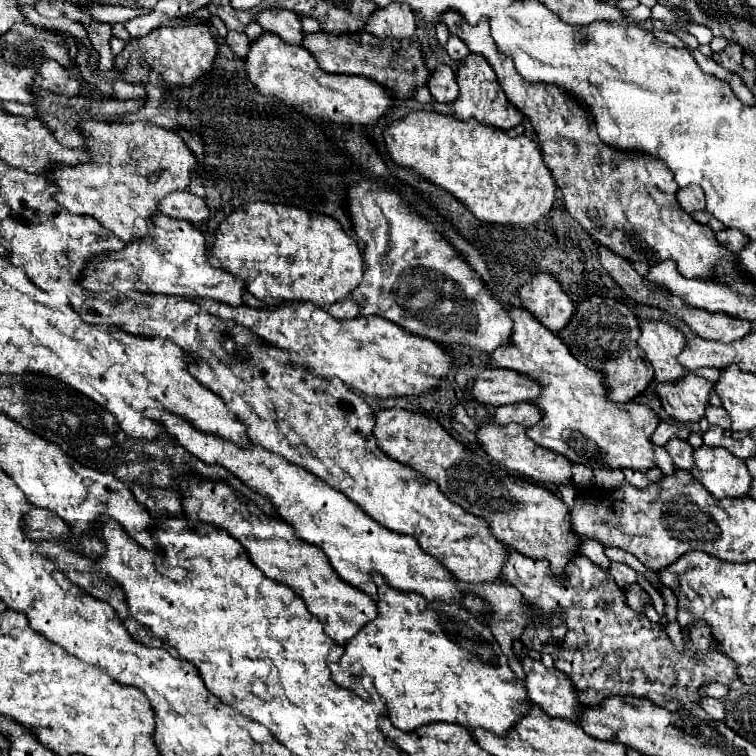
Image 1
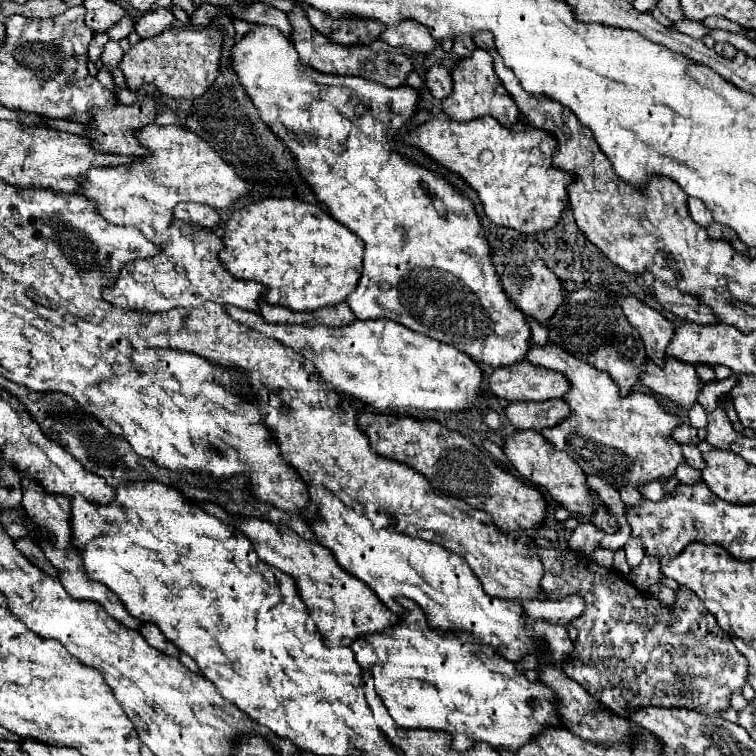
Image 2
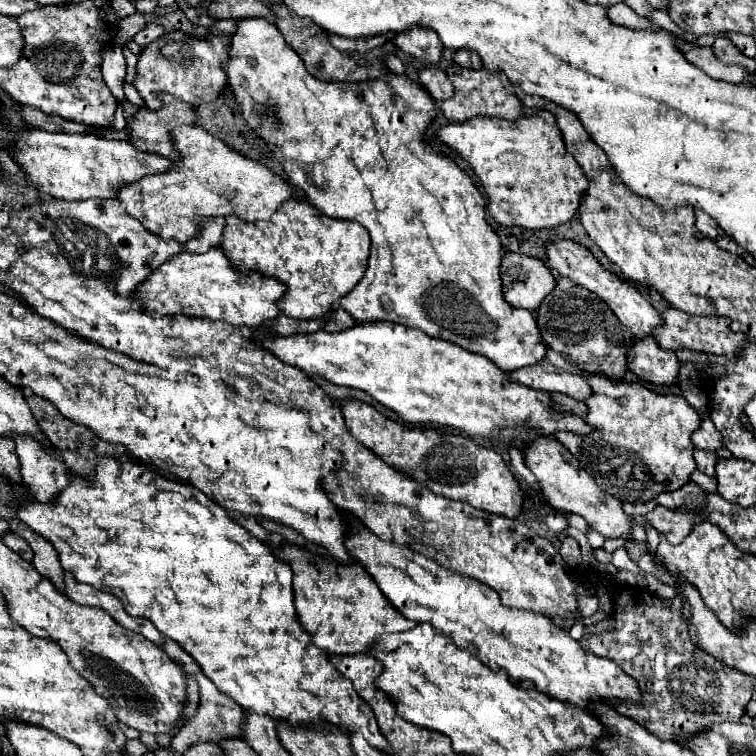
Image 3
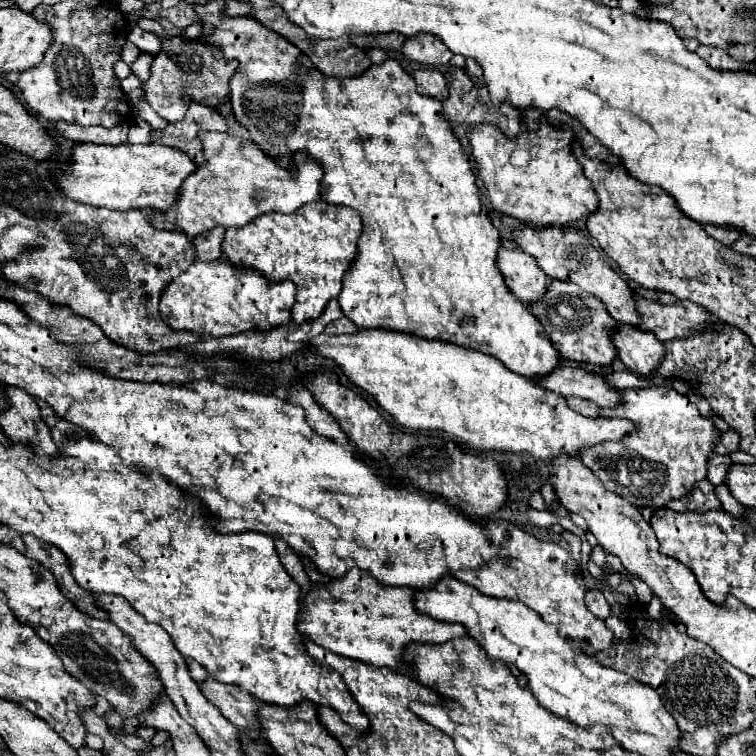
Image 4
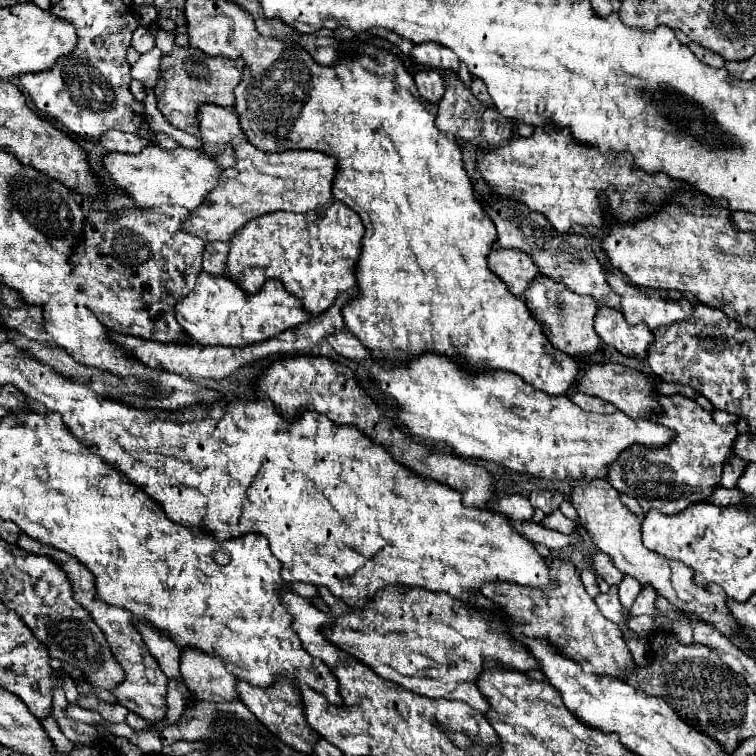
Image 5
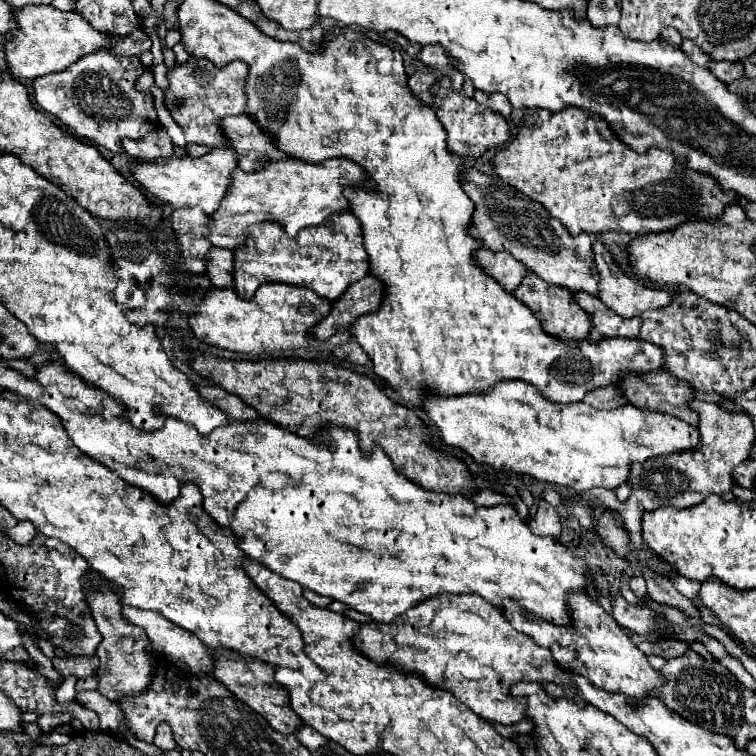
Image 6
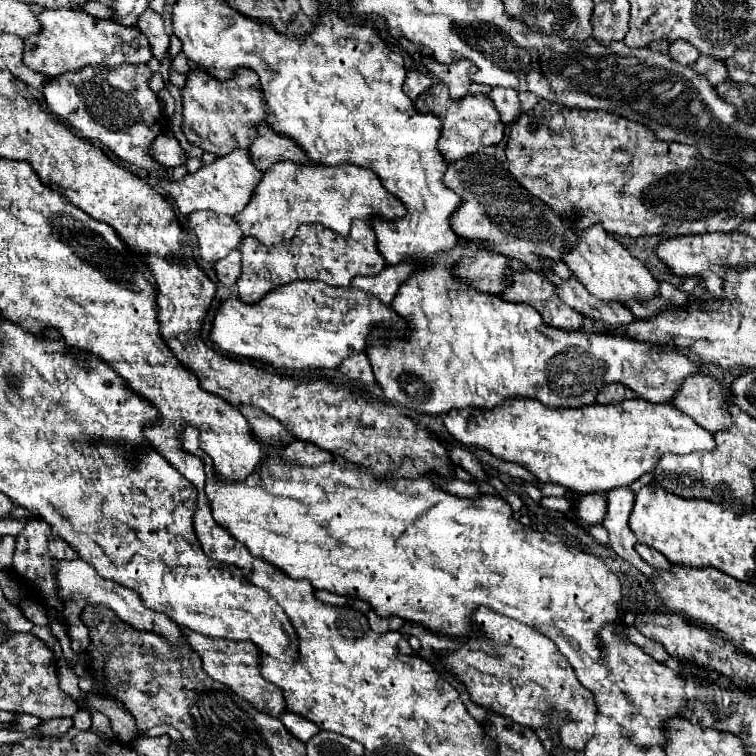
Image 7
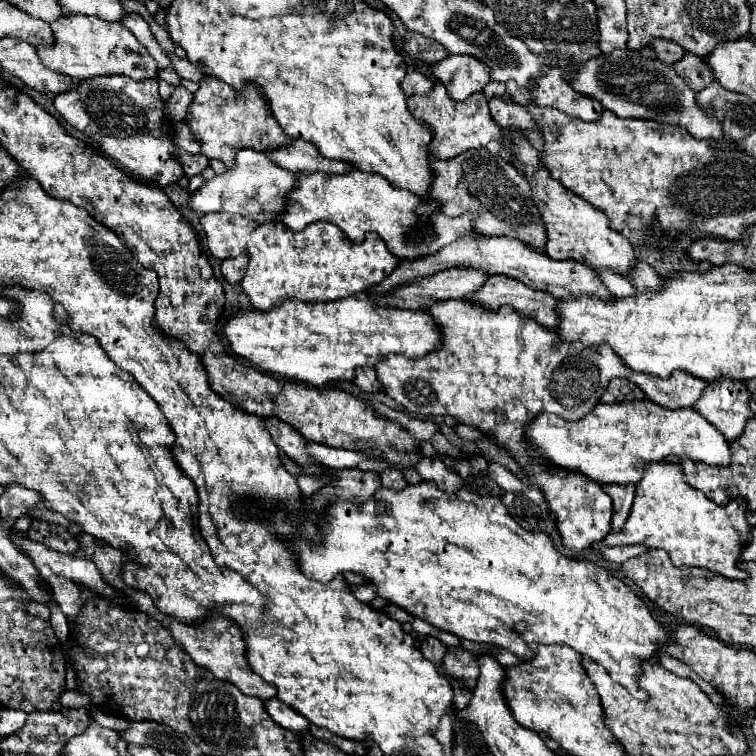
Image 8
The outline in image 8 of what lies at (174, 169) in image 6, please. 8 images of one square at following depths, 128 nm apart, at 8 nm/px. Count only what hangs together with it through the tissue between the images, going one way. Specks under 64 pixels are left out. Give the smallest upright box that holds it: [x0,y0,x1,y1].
[188,148,294,224]

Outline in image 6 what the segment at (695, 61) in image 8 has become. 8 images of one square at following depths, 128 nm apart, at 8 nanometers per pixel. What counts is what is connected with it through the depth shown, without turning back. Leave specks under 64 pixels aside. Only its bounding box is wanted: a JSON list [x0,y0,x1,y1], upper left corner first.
[708,62,744,84]

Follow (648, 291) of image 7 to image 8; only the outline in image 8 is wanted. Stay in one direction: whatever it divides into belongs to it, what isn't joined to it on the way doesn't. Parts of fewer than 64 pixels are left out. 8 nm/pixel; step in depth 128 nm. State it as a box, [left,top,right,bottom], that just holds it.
[512,132,636,276]

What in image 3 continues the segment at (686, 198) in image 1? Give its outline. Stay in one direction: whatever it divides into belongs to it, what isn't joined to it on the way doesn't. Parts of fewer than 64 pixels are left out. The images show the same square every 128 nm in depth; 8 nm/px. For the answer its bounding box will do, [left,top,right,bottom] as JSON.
[694,210,724,240]

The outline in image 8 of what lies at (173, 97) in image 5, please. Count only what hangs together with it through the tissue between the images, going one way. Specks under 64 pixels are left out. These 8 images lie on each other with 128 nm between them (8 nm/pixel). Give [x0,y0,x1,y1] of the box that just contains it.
[186,76,290,168]

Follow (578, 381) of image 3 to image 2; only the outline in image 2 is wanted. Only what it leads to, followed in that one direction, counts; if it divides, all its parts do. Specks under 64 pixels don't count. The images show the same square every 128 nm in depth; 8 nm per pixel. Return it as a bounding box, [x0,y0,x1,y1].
[488,362,568,402]

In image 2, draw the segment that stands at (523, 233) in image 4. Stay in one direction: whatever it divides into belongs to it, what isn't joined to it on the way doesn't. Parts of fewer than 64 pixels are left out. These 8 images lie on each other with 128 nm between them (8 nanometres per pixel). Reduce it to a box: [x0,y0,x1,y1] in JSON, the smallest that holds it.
[616,296,676,366]

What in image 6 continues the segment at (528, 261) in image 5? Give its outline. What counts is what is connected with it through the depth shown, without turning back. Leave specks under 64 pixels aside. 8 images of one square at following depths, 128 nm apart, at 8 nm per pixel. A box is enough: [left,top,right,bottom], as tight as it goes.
[476,248,526,292]

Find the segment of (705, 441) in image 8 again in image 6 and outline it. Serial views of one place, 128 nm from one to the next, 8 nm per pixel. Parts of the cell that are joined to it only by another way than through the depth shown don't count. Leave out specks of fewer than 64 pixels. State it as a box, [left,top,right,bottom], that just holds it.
[420,380,700,492]

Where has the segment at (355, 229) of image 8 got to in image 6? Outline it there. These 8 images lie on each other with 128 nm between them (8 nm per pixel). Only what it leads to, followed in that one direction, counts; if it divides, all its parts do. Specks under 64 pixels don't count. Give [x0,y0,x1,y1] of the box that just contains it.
[208,156,364,248]

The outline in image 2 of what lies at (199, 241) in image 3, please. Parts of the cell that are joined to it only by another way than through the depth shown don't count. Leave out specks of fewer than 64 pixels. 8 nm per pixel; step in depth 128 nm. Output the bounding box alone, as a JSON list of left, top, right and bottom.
[174,202,220,228]

